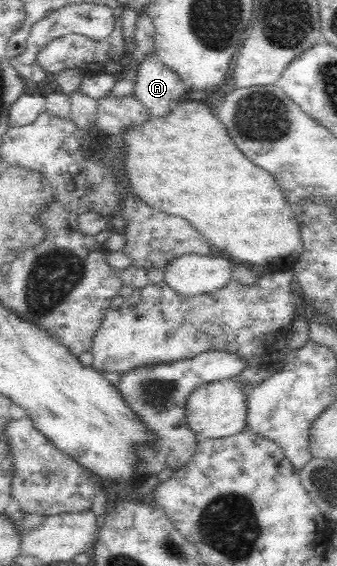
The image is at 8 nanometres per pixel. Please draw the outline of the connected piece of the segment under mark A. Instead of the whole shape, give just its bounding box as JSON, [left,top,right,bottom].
[133,50,185,116]

